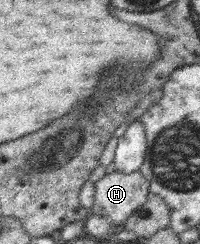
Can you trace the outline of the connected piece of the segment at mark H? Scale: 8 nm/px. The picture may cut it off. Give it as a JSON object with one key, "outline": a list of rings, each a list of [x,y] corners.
{"outline":[[[114,170],[95,182],[93,204],[88,212],[107,217],[114,227],[122,225],[147,200],[148,194],[148,180],[139,170],[127,174]]]}

